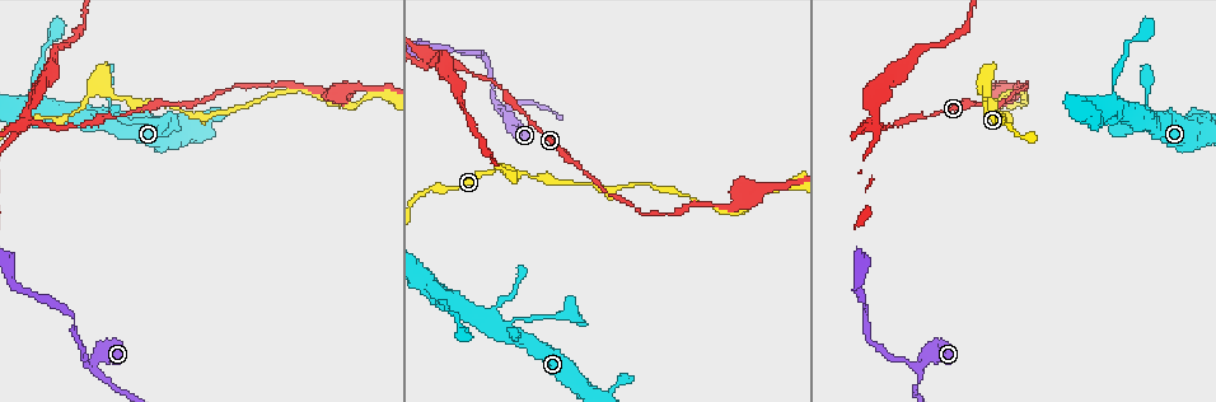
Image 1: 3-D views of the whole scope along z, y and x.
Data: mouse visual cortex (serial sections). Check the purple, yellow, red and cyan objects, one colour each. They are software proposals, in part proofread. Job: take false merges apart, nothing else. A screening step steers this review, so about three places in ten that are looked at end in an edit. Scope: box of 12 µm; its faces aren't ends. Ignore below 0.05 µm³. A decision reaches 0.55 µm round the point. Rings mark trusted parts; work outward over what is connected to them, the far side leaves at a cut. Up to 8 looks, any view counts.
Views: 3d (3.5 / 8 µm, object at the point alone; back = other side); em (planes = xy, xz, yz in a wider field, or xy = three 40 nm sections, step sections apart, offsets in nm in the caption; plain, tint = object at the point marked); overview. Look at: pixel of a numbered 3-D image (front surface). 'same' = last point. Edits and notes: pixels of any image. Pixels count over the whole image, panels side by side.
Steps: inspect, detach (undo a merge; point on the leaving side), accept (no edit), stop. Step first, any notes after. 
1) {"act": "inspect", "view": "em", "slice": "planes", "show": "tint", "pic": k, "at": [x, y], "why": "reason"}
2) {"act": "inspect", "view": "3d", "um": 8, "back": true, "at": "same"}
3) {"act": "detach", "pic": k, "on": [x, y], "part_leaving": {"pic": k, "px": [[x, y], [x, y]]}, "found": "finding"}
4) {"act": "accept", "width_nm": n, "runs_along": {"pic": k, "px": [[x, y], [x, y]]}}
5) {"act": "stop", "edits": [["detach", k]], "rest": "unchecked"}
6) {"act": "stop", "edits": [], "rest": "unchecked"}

{"act": "inspect", "view": "3d", "um": 3.5, "back": true, "pic": 1, "at": [93, 364], "why": "small branch off a trunk"}

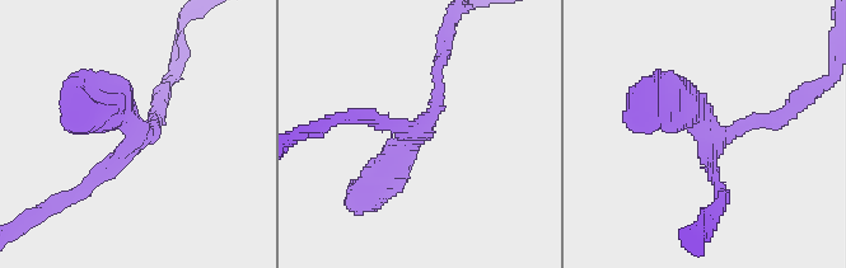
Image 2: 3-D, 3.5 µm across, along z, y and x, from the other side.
{"act": "inspect", "view": "em", "slice": "xy", "step": 5, "show": "tint", "pic": 2, "at": [140, 136], "why": "need the tissue"}

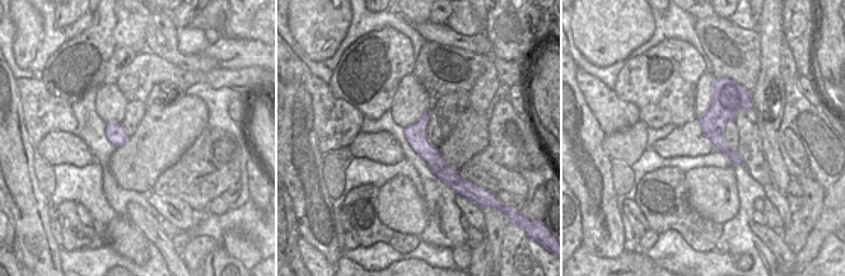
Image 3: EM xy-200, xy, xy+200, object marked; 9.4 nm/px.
{"act": "accept", "arms": 3, "arm_widths_nm": [150, 150, 450], "runs_along": {"pic": 3, "px": [[426, 116], [420, 145], [451, 182]]}, "found": "continuous, no second cell"}

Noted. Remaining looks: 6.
{"act": "inspect", "view": "3d", "um": 8, "pic": 1, "at": [981, 88], "why": "a fork"}

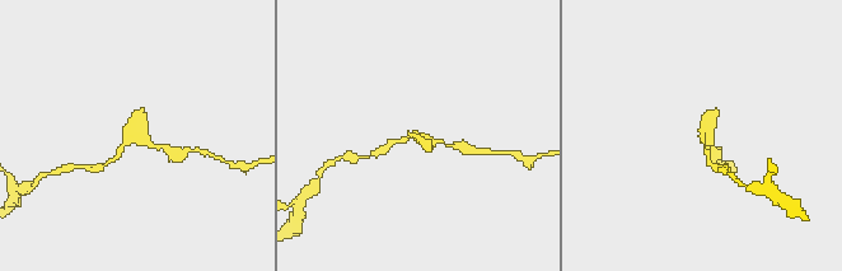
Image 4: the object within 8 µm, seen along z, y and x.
{"act": "inspect", "view": "em", "slice": "planes", "show": "tint", "pic": 4, "at": [703, 137]}

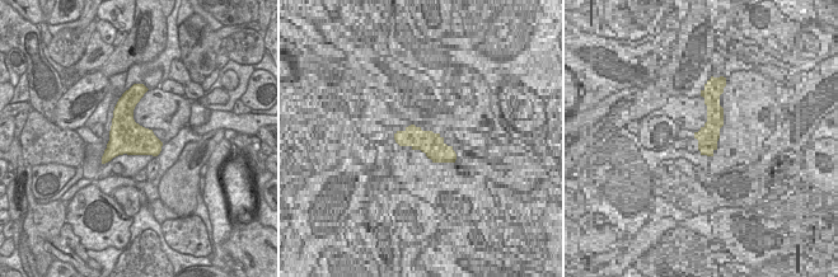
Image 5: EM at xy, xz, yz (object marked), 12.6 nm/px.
{"act": "accept", "runs_along": {"pic": 4, "px": [[107, 164], [131, 138], [165, 148]]}, "found": "all the same cell"}

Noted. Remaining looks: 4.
{"act": "inspect", "view": "em", "slice": "xy", "step": 1, "show": "tint", "pic": 1, "at": [430, 58], "why": "four or more arms meet"}

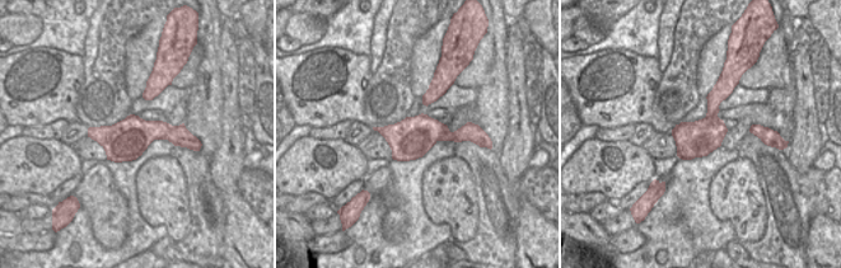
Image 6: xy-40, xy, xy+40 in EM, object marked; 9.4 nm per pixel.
{"act": "inspect", "view": "3d", "um": 3.5, "back": true, "at": "same", "why": "see where the arms go"}

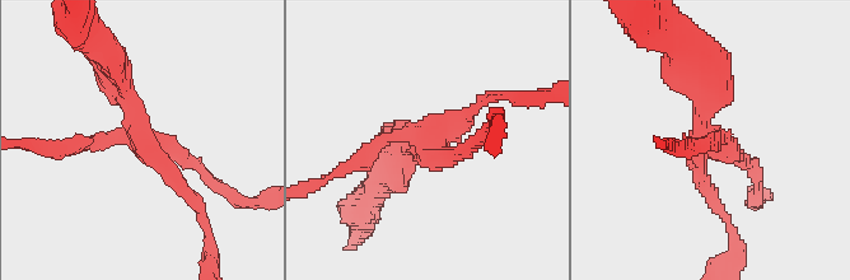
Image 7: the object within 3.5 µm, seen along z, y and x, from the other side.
{"act": "detach", "pic": 7, "on": [728, 92], "width_nm": 400, "part_leaving": {"pic": 7, "px": [[706, 134], [709, 71], [673, 40]]}, "found": "two cells meet here"}

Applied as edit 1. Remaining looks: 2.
{"act": "stop", "edits": [["detach", 7]], "rest": "unchecked"}

